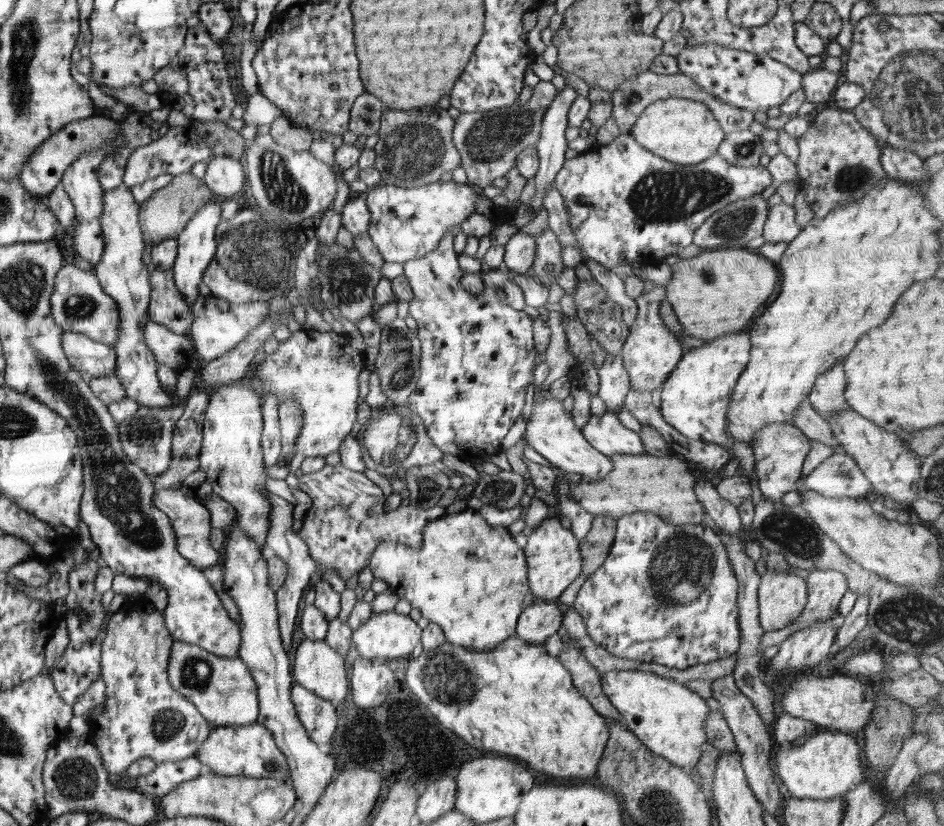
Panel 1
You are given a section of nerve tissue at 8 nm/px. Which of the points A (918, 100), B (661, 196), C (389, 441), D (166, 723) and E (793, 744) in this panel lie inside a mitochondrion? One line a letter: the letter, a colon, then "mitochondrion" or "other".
A: mitochondrion
B: mitochondrion
C: mitochondrion
D: mitochondrion
E: other

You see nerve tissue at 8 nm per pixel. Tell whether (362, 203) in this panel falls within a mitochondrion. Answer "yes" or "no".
no

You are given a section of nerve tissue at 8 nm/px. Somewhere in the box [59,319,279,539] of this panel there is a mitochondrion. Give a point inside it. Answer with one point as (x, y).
(145, 431)

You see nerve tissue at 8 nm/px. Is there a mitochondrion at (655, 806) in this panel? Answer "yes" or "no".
yes

